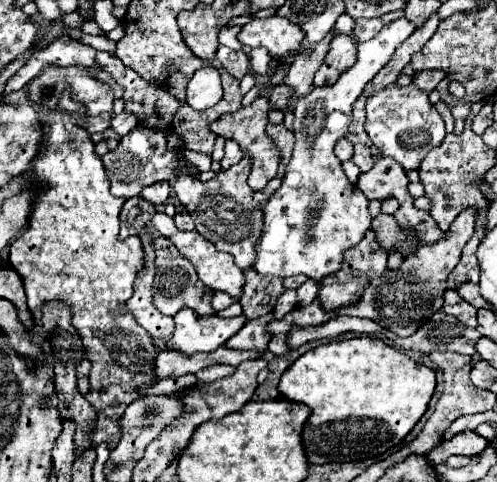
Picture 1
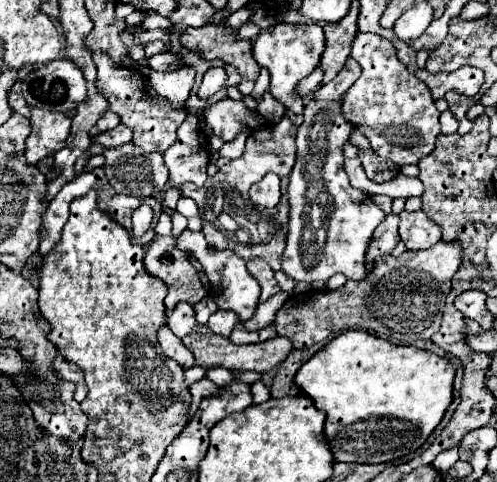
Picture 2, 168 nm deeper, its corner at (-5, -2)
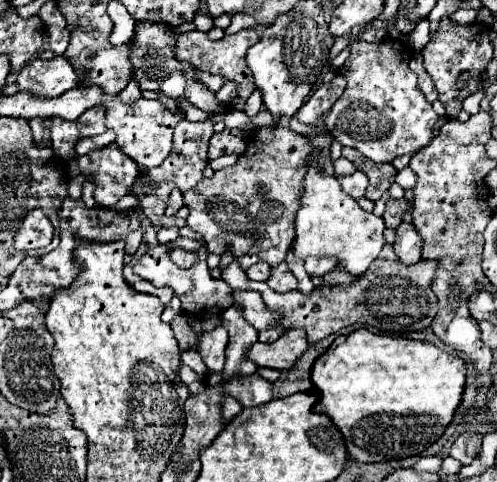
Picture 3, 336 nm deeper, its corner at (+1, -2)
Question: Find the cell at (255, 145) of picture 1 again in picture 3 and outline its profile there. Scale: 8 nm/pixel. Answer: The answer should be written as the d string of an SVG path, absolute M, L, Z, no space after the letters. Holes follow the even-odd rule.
M137 21L135 23L135 35L131 39L131 49L129 49L129 61L133 65L131 79L139 85L141 91L155 91L163 93L165 97L173 101L189 101L195 107L203 111L219 111L225 109L225 105L219 105L215 101L215 93L211 93L197 77L195 77L195 67L185 61L177 61L175 57L175 41L177 35L173 27L167 23L159 21Z

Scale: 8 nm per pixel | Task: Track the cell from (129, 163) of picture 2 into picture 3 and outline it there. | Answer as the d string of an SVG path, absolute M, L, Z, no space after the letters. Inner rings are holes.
M115 143L101 151L77 157L77 165L81 175L91 177L91 183L95 185L93 197L99 207L111 207L125 197L139 173L137 163L133 163L133 159L129 159Z

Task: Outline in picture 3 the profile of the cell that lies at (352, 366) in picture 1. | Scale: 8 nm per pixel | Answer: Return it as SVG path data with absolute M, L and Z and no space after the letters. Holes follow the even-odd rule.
M357 329L351 335L335 339L335 343L315 361L311 379L319 391L315 409L317 413L329 415L345 435L349 457L361 463L377 463L393 457L403 459L421 455L445 433L463 399L467 363L427 341L375 335L369 329Z

